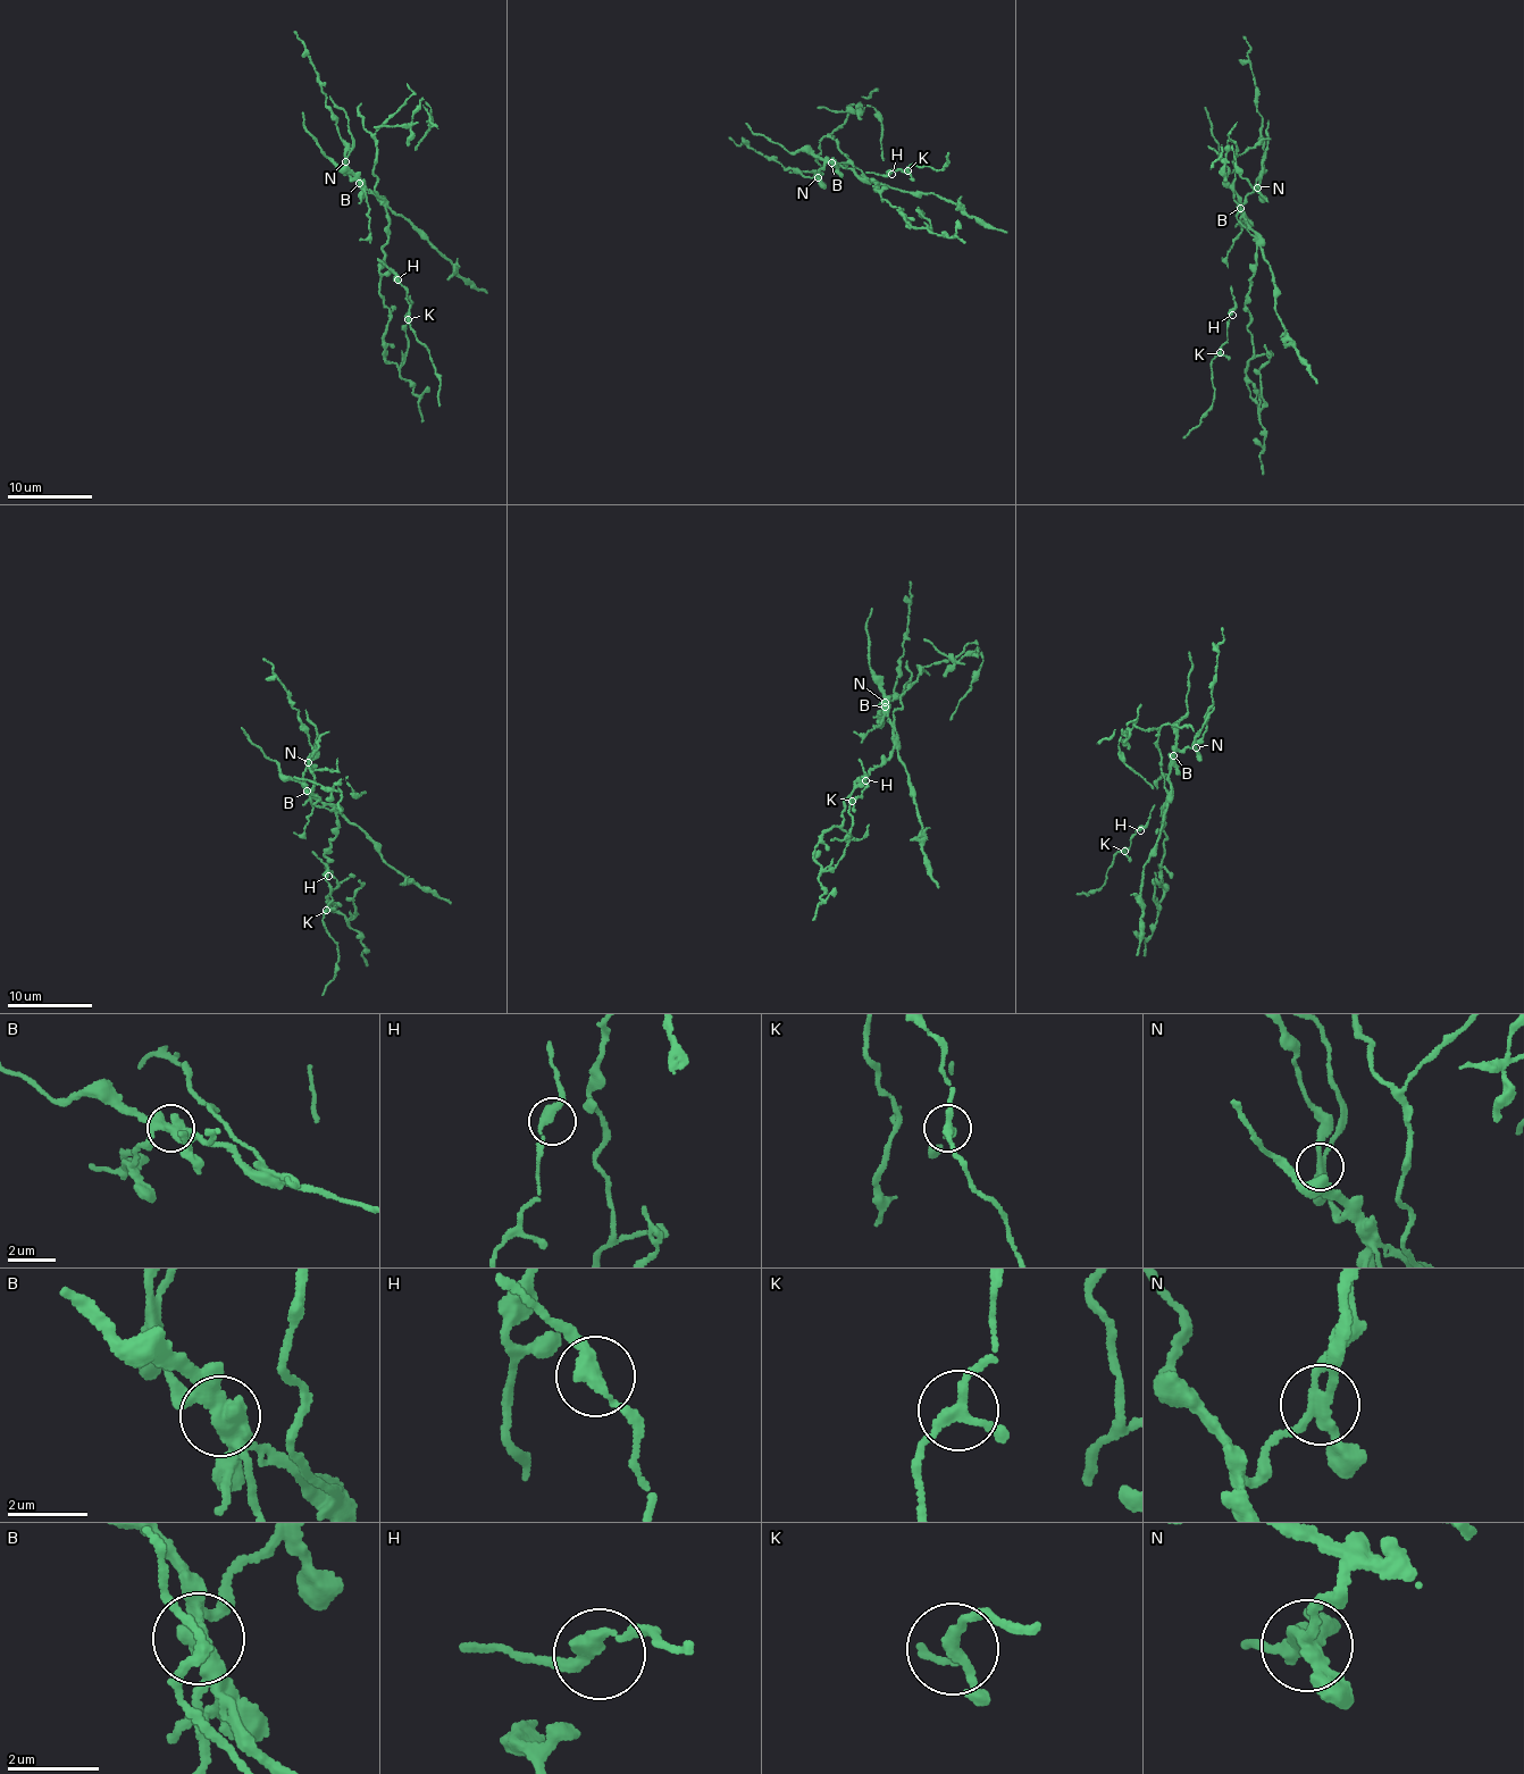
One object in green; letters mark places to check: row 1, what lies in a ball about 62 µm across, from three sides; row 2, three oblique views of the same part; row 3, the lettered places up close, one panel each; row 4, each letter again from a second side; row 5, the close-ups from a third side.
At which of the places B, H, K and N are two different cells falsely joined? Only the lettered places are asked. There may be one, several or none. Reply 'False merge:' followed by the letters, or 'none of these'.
False merge: B, N

